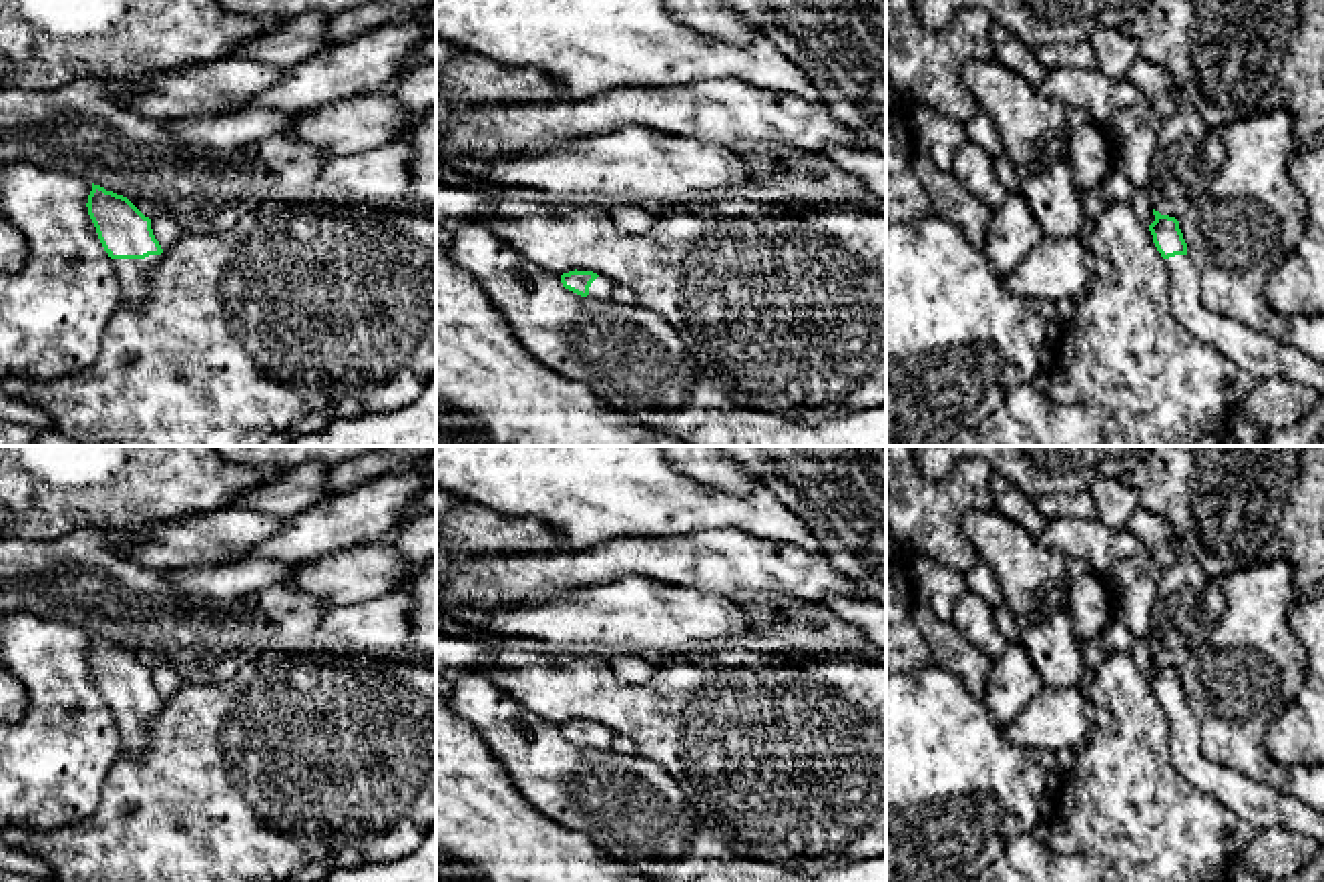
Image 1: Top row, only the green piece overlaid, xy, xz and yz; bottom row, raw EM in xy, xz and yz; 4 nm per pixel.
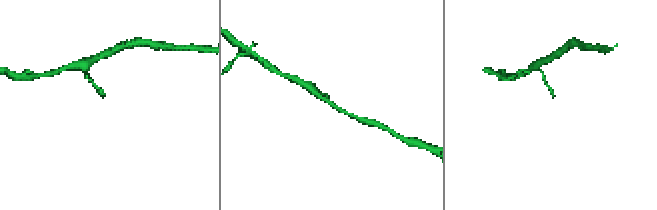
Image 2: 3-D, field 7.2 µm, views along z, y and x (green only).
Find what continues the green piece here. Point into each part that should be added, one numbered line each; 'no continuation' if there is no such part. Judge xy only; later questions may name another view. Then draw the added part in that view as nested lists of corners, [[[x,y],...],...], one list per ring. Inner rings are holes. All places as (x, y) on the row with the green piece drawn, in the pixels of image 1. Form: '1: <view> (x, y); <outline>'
1: xy (131, 274); [[[161,255],[145,259],[113,259],[113,267],[121,287],[121,301],[131,307],[143,307],[147,299],[147,273],[157,265]]]

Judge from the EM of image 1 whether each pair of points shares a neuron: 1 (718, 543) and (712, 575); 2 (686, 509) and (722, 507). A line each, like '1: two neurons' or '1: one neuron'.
1: one neuron
2: one neuron

